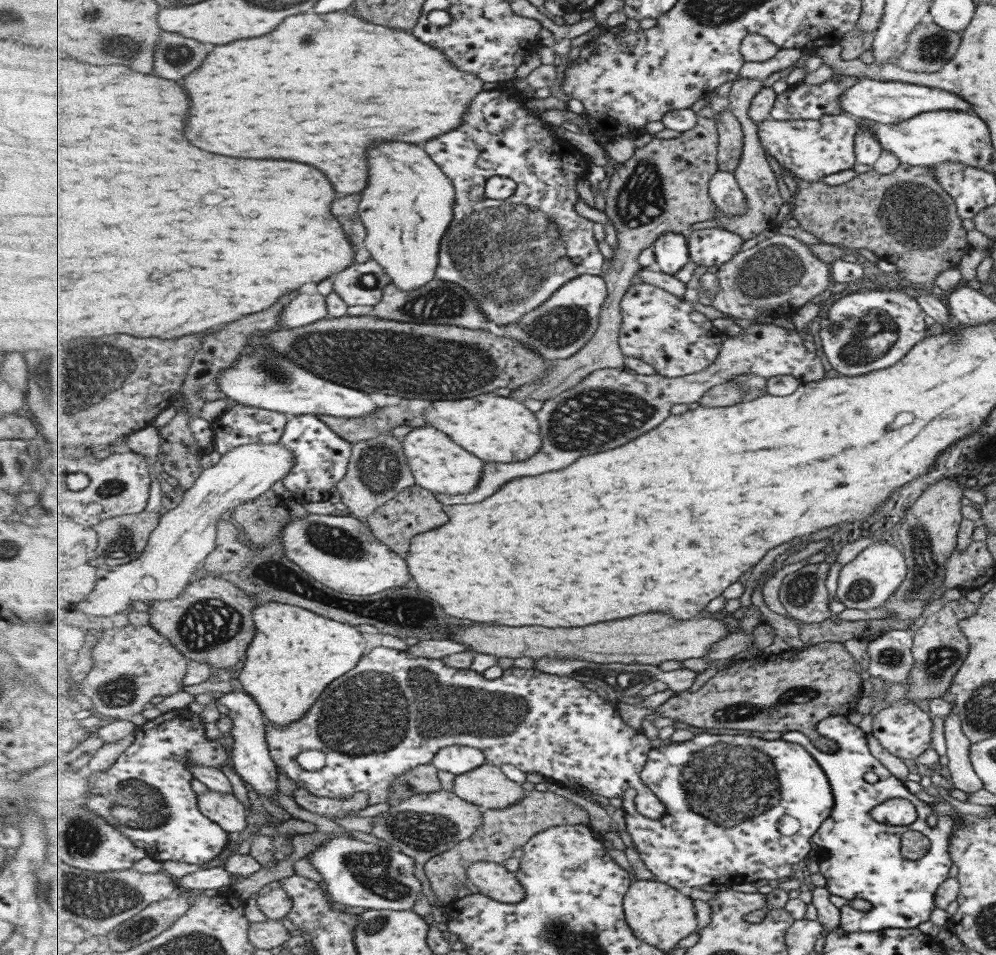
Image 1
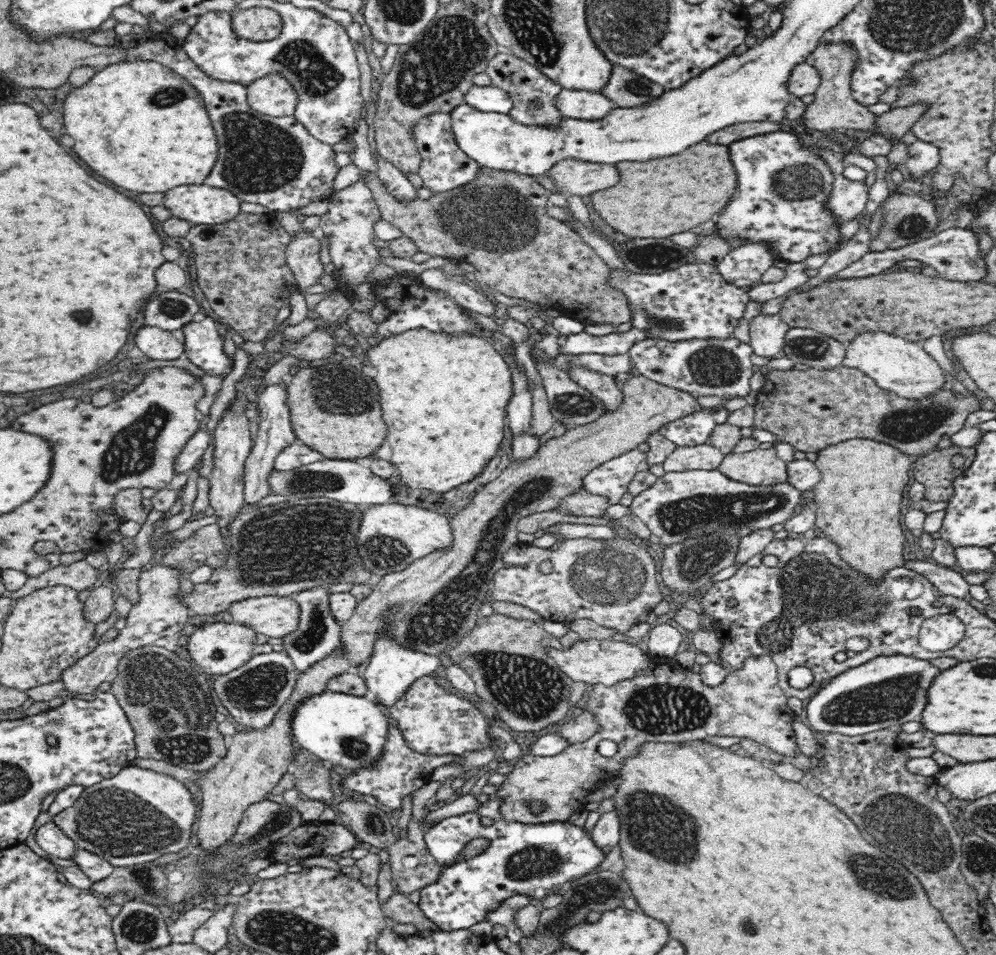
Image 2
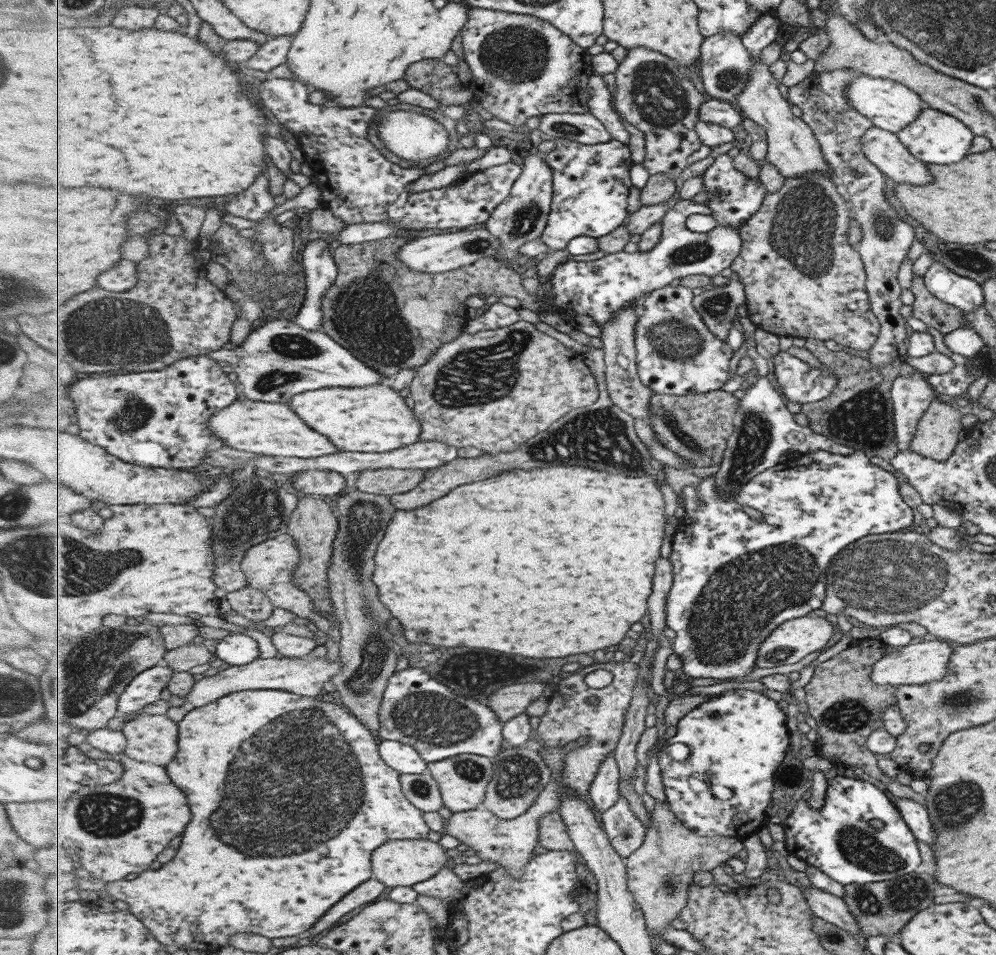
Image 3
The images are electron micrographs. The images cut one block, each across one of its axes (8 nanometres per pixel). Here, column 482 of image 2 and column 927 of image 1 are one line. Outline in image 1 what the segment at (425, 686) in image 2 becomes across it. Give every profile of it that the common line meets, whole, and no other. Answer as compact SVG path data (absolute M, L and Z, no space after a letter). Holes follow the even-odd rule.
M901 700L895 704L883 706L872 713L871 734L882 748L899 759L913 759L930 748L931 716L923 704L917 701Z

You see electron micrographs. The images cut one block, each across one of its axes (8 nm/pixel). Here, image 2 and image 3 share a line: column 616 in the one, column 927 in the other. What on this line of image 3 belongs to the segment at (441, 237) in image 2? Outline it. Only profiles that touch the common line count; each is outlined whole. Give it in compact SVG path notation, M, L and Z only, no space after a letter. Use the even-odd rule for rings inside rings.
M913 275L907 290L915 297L911 306L912 316L921 320L927 327L937 330L942 336L965 327L969 322L959 309L935 299L923 285L923 277Z

